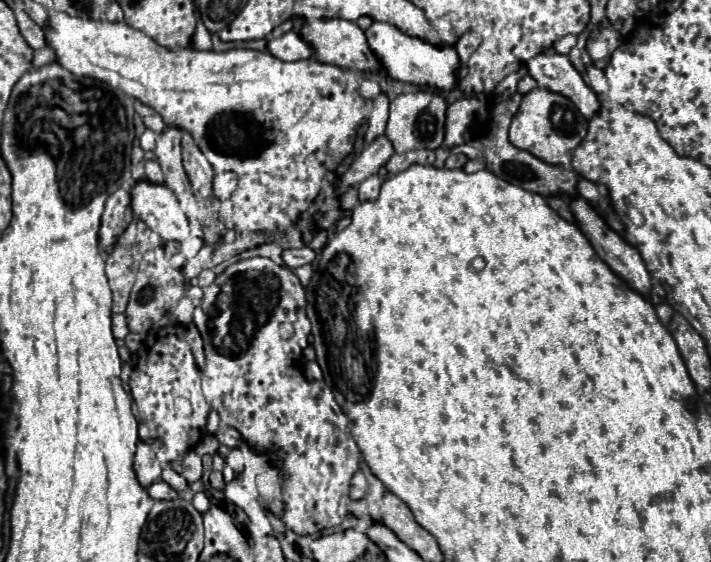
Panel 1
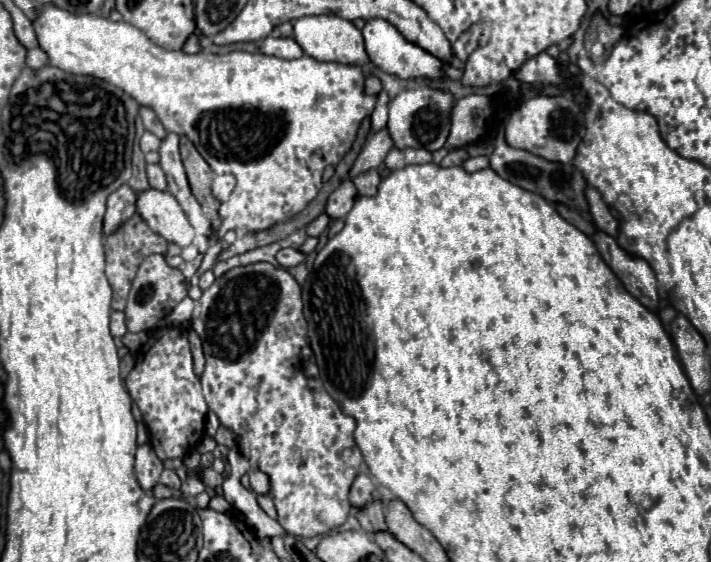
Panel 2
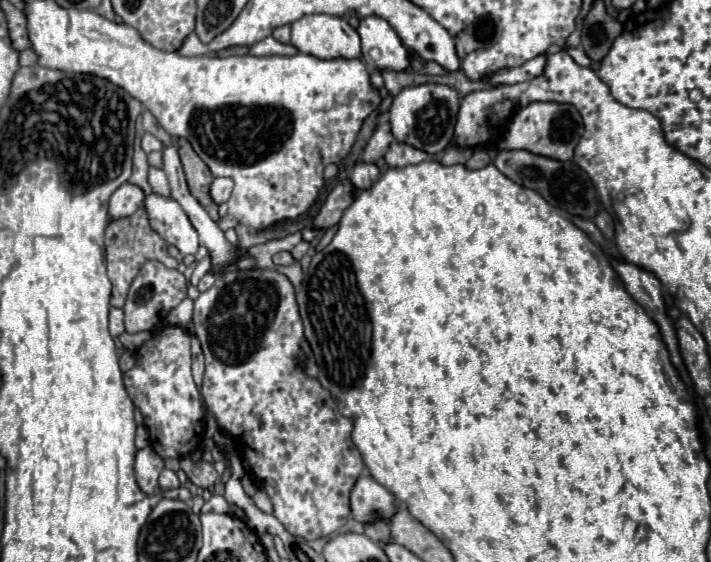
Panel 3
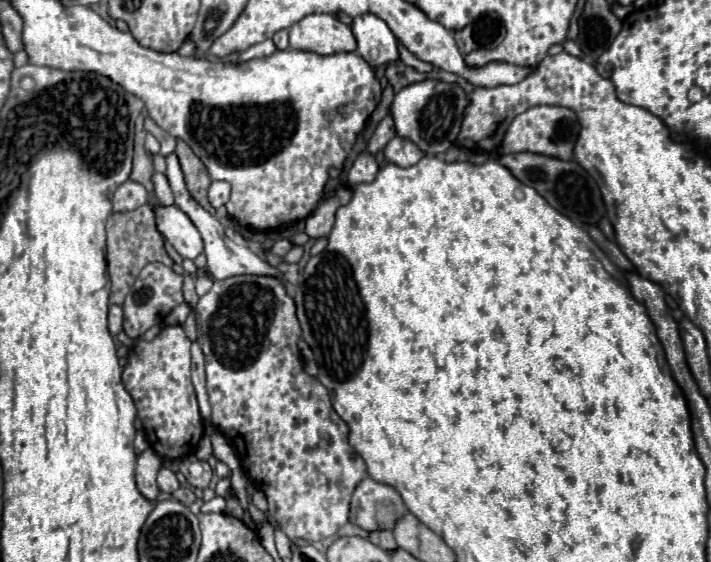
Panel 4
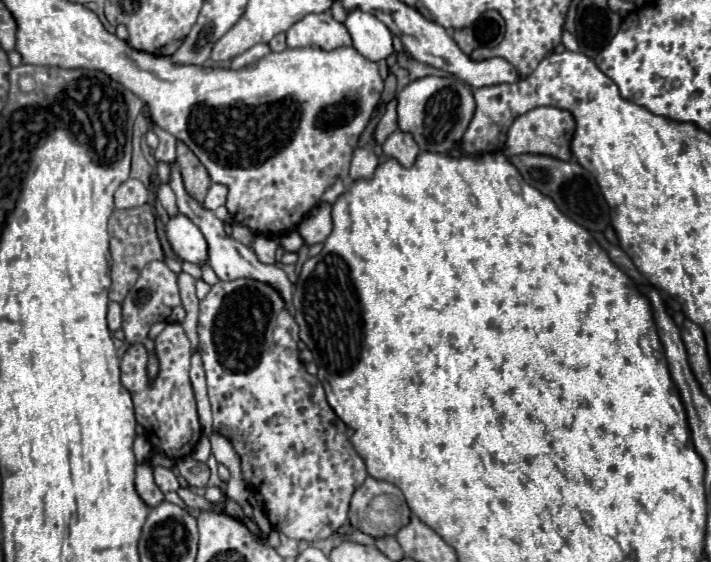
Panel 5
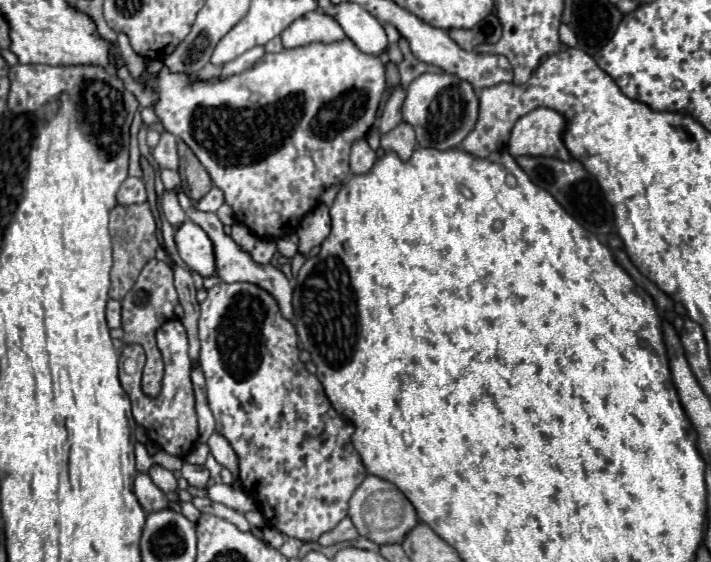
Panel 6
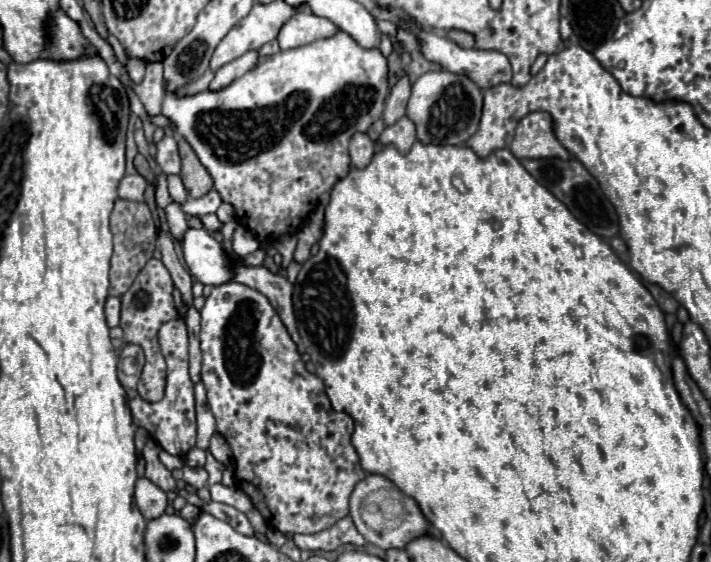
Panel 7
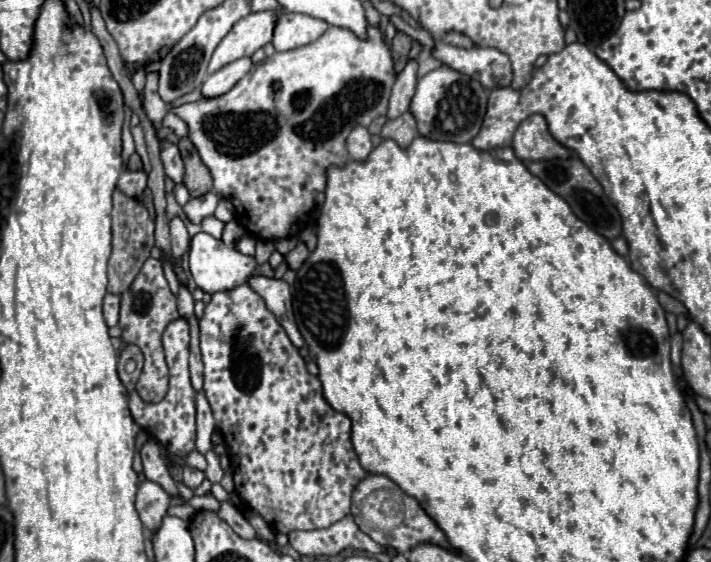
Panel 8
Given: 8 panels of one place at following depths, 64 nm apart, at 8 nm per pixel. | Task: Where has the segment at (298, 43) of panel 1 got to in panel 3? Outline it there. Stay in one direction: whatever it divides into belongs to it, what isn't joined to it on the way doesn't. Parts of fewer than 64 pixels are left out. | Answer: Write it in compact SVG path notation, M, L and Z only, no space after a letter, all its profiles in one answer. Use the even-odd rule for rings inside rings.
M266 38L254 46L250 46L250 56L270 56L270 54L282 54L282 56L292 56L296 54L298 50L292 48L290 44L280 44L278 40L274 38Z

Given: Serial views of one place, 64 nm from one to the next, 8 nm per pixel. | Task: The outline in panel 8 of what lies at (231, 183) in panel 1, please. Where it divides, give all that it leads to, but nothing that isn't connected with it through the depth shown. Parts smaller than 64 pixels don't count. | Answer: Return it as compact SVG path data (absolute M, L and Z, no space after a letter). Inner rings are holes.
M208 192L198 198L190 198L188 204L184 206L184 212L192 224L200 224L204 218L212 216L218 204L218 196L214 192Z

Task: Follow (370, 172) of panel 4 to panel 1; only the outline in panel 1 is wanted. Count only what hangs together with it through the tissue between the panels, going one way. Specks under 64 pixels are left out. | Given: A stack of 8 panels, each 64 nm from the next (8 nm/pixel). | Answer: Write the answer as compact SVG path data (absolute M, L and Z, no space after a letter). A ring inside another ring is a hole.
M378 176L366 178L364 182L360 182L358 192L360 192L360 202L376 200L376 196L378 196L378 192L380 192L380 178L378 178Z

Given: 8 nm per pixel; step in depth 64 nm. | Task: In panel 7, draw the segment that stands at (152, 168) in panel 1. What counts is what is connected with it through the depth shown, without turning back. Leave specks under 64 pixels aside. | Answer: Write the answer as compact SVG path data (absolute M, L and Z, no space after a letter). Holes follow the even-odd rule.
M172 202L172 204L166 208L166 222L168 222L170 234L172 234L178 242L182 242L184 232L188 230L188 224L186 224L186 214L182 212L180 204Z

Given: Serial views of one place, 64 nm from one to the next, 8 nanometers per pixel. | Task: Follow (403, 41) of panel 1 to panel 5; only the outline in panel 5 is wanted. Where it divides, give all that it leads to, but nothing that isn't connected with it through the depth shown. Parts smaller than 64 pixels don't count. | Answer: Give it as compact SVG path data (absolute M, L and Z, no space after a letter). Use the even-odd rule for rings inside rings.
M356 8L346 14L344 26L352 36L352 46L368 60L378 62L392 54L392 34L376 16Z

